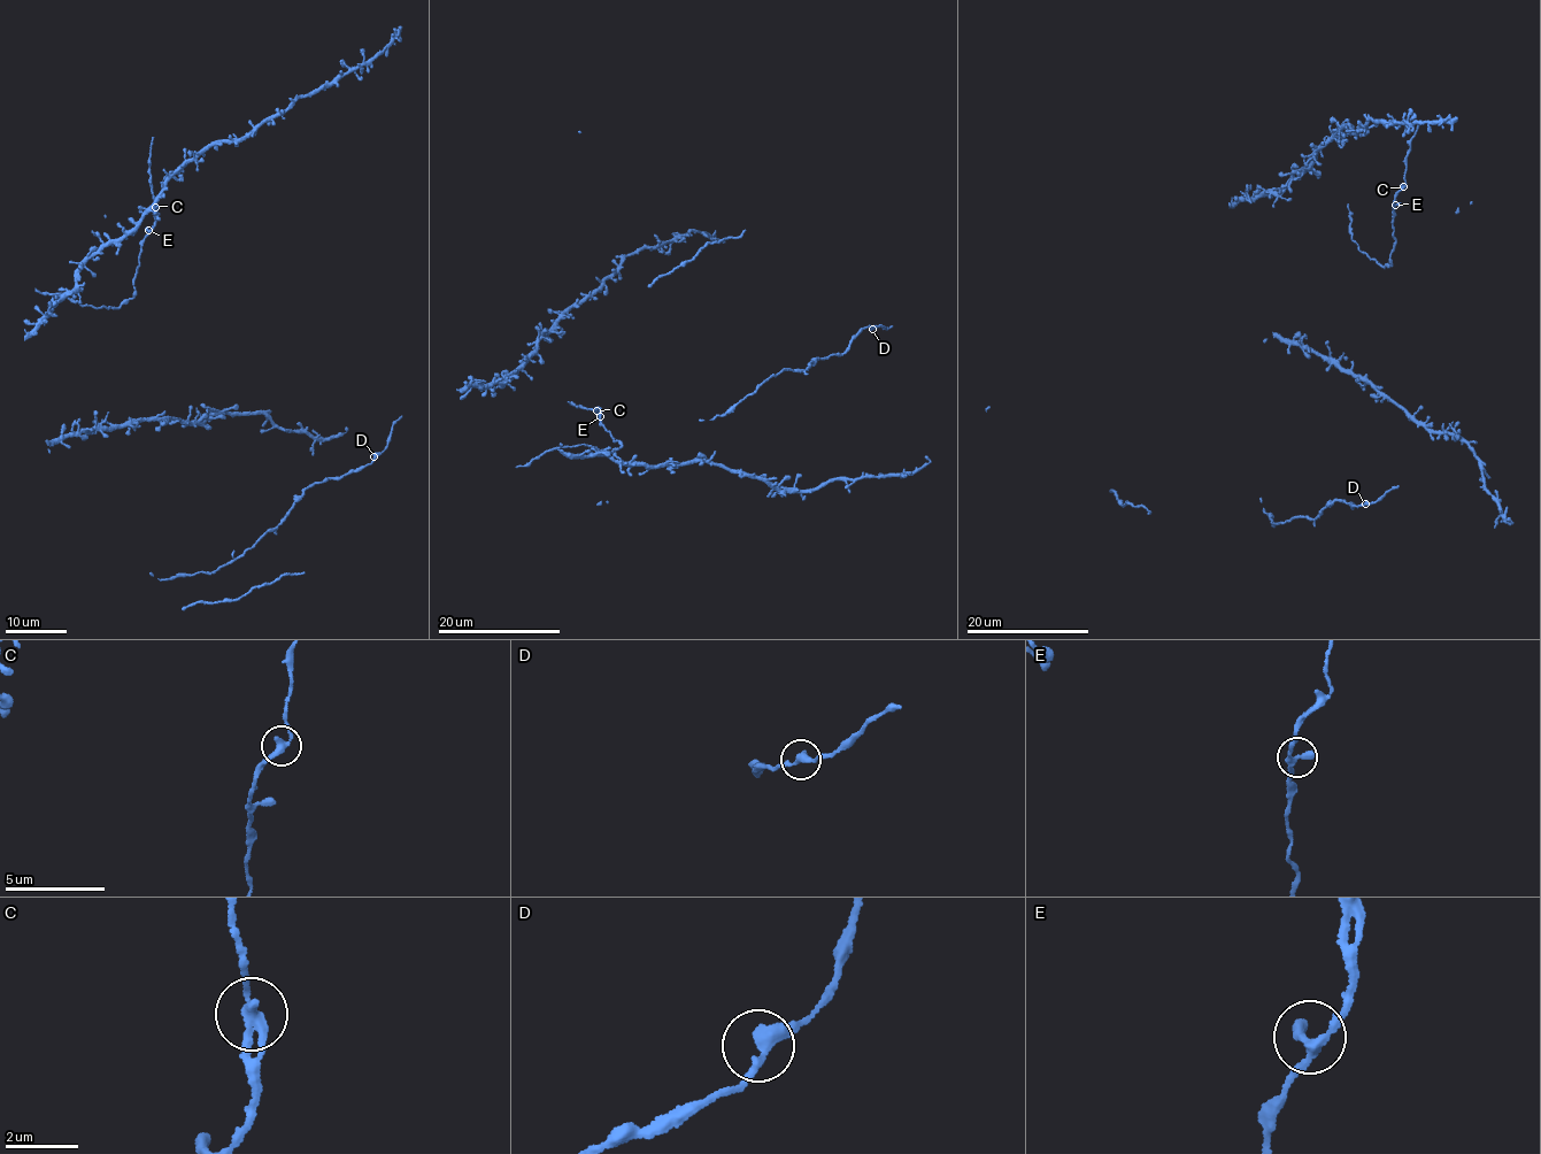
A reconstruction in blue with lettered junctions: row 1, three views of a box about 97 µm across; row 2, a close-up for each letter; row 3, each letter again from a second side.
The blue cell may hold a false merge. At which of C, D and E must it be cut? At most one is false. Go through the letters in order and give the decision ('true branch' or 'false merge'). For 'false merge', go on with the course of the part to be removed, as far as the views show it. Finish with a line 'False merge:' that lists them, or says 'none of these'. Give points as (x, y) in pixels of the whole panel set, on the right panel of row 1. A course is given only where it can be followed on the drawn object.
C: true branch
D: true branch
E: true branch
False merge: none of these

